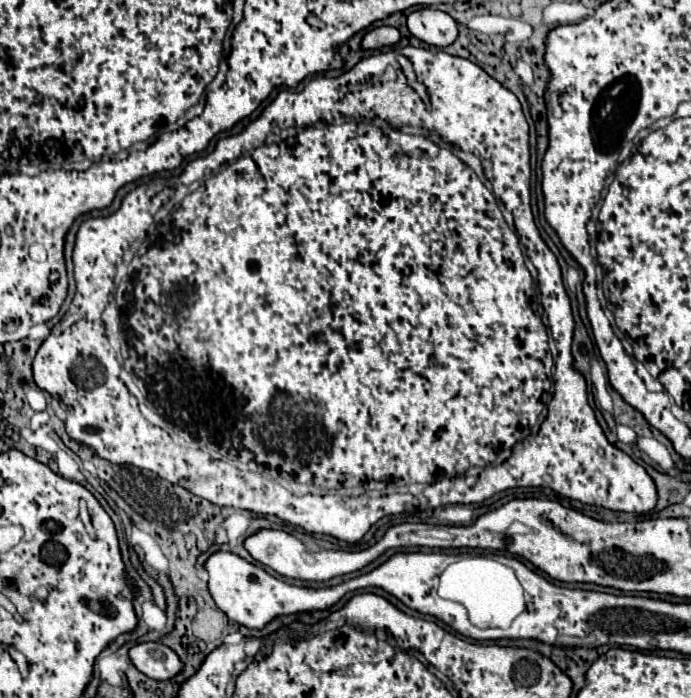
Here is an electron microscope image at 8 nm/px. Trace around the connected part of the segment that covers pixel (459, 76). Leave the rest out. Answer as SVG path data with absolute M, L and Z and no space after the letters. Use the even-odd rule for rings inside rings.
M407 46L407 48L401 48L401 50L391 50L391 52L377 52L377 54L371 54L371 56L367 56L367 58L363 58L363 60L361 60L361 62L359 62L359 64L357 64L357 66L353 66L353 68L351 68L351 70L349 70L349 72L345 72L345 74L341 74L341 76L339 76L339 78L315 78L315 80L311 80L311 82L309 82L309 84L307 84L307 86L305 86L305 88L303 88L303 90L301 90L301 92L289 92L289 90L281 90L281 92L279 92L279 94L277 94L277 98L275 98L275 100L273 100L273 102L271 102L271 104L269 104L269 106L267 106L267 108L265 108L265 112L263 112L263 114L261 114L261 116L259 116L259 118L257 118L257 120L253 120L253 122L251 122L251 124L249 124L249 126L247 126L247 128L245 128L245 130L243 130L243 132L241 132L241 134L237 134L237 136L231 136L231 138L221 138L221 140L219 140L219 142L217 142L217 146L215 146L215 150L213 150L213 152L211 152L211 154L209 154L209 156L205 156L205 158L197 158L197 160L193 160L193 162L191 162L191 164L187 164L187 170L185 170L185 172L183 172L183 174L181 174L181 184L175 184L175 178L173 178L173 180L165 180L165 188L163 188L163 190L161 190L161 192L159 192L159 196L163 196L163 208L159 208L159 206L161 206L161 202L159 202L159 198L157 198L157 196L149 196L149 194L147 194L147 186L139 186L139 188L135 188L135 190L133 190L133 192L129 192L129 194L127 194L127 196L125 196L125 198L123 198L123 204L121 204L121 208L119 208L119 210L117 210L117 212L115 212L115 214L111 214L111 216L107 216L107 218L89 218L89 220L85 220L85 222L83 222L83 224L81 224L81 228L79 228L79 232L77 232L77 242L75 242L75 252L73 252L73 264L75 264L75 282L77 282L77 294L75 294L75 298L73 298L73 302L71 302L71 306L69 306L69 310L67 310L67 312L65 312L65 316L63 316L63 318L61 318L61 320L59 320L59 322L57 322L57 324L55 324L55 328L53 328L53 330L51 330L51 334L49 334L49 336L47 336L47 338L45 338L45 342L43 342L43 344L41 344L41 348L39 348L39 350L37 350L37 356L35 356L35 360L33 360L33 376L35 376L35 384L37 384L37 386L39 386L39 388L41 388L41 390L45 390L45 392L49 392L49 394L51 394L51 396L53 396L53 398L57 398L57 400L59 400L59 402L61 402L61 404L63 404L63 406L65 406L65 412L67 412L67 420L65 420L65 426L67 426L67 434L69 434L69 436L71 436L71 438L73 438L73 440L79 440L79 442L83 442L83 444L87 444L87 446L89 446L89 448L93 448L93 450L95 450L95 452L97 452L97 454L99 454L99 456L101 456L101 458L105 458L105 460L109 460L109 462L115 462L115 464L133 464L133 466L137 466L137 468L141 468L141 470L151 470L151 472L155 472L155 474L159 474L159 476L161 476L161 478L165 478L165 480L169 480L169 482L173 482L173 484L179 484L179 486L183 486L183 488L187 488L187 490L189 490L189 492L193 492L193 494L195 494L195 496L199 496L199 498L205 498L205 500L209 500L209 502L213 502L213 504L217 504L217 506L233 506L233 508L243 508L243 510L253 510L253 512L257 512L257 514L275 514L275 516L279 516L279 518L281 518L281 520L287 520L287 522L291 522L291 524L295 524L295 526L301 526L301 528L305 528L305 530L307 530L307 532L313 532L313 534L329 534L329 536L333 536L333 538L339 538L339 540L345 540L345 542L357 542L357 540L361 540L361 538L363 538L363 534L365 534L365 532L367 532L367 530L369 530L369 526L371 526L371 524L375 524L375 522L377 522L377 520L379 520L379 518L381 518L381 516L387 516L387 514L399 514L399 512L403 512L403 510L409 510L409 508L411 508L411 506L413 506L413 496L411 496L411 494L383 494L383 490L385 490L385 488L387 488L387 486L389 486L389 484L393 484L393 486L405 486L405 484L415 484L415 482L421 482L421 484L429 484L429 486L427 486L427 490L423 490L423 494L425 494L425 498L427 498L427 504L429 504L429 508L437 508L437 506L443 506L443 504L475 504L475 502L483 502L483 500L487 500L487 498L491 498L491 496L493 496L493 494L495 494L495 492L501 492L501 490L507 490L507 488L513 488L513 486L530 486L530 487L541 487L541 488L551 488L551 490L555 490L555 492L557 492L557 494L561 494L561 496L565 496L565 498L571 498L571 500L579 500L579 502L583 502L583 504L591 504L591 506L603 506L603 508L609 508L609 510L621 510L621 512L635 512L635 514L641 514L641 512L649 512L649 510L653 510L653 508L655 508L655 502L657 502L657 490L655 490L655 484L653 484L653 480L651 480L651 476L649 476L649 474L647 474L647 472L645 472L645 468L643 468L643 466L639 466L639 464L637 464L637 462L635 462L635 460L631 460L631 458L629 458L629 456L627 456L627 454L625 454L625 452L621 452L621 450L619 450L619 448L617 448L617 447L615 447L615 446L611 446L611 444L609 444L609 442L607 442L607 438L605 438L605 434L603 434L603 430L601 430L601 426L599 426L599 424L597 424L597 420L595 420L595 412L593 412L593 410L591 410L591 406L589 406L589 404L587 404L587 390L585 390L585 378L583 378L583 376L581 376L581 374L579 374L579 372L575 372L575 370L573 370L573 368L571 368L571 362L573 362L573 360L571 360L571 338L573 338L573 328L575 328L575 324L573 324L573 314L571 314L571 304L569 304L569 298L567 298L567 294L565 294L565 288L563 288L563 280L561 280L561 270L559 270L559 264L557 264L557 258L555 258L555 254L553 254L553 252L551 252L551 250L549 250L549 248L547 248L547 244L545 244L545 242L543 242L543 240L541 240L541 236L539 236L539 232L537 232L537 228L535 228L535 222L533 222L533 214L531 214L531 206L529 206L529 200L531 200L531 198L529 198L529 176L531 176L531 168L529 168L529 126L527 126L527 122L525 122L525 116L523 116L523 112L521 112L521 104L519 104L519 100L517 100L517 98L515 98L515 94L511 94L511 92L509 92L509 90L507 90L507 88L503 88L503 86L501 86L501 84L499 84L499 82L497 82L497 80L493 80L493 78L491 78L491 76L487 76L487 74L485 74L485 72L483 72L483 70L481 70L481 68L479 68L479 66L477 66L477 64L473 64L473 62L469 62L469 60L465 60L465 58L457 58L457 56L451 56L451 54L445 54L445 52L431 52L431 50L427 50L427 48L413 48L413 46ZM403 54L409 54L409 60L411 60L411 64L413 64L413 70L415 70L415 76L417 76L417 80L419 80L419 82L421 82L421 84L423 84L423 86L425 86L425 88L427 88L427 94L429 94L429 100L431 100L431 108L429 108L429 110L427 110L427 106L425 106L425 104L423 104L423 100L421 100L421 98L419 98L419 96L417 96L417 92L415 92L415 90L413 90L413 88L409 88L409 86L407 86L407 82L405 82L405 76L403 76L403 74L401 74L401 68L399 68L399 66L395 66L395 56L403 56ZM407 126L421 126L421 128L423 128L423 130L425 130L425 132L435 132L435 134L437 134L437 136L439 136L439 138L441 138L441 140L443 140L443 142L447 142L447 144L451 144L451 146L453 146L453 148L459 148L459 150L465 150L465 152L473 152L473 154L475 154L475 156L479 156L479 158L481 158L481 162L483 162L483 168L485 168L485 178L487 178L487 182L489 182L489 184L491 184L491 190L493 190L493 192L491 192L491 190L489 190L489 188L487 188L487 186L485 186L485 184L483 184L483 182L481 182L481 180L479 180L479 176L477 176L477 174L475 174L475 172L473 172L473 170L471 170L471 168L465 168L465 164L463 164L463 162L461 162L461 160L457 160L457 158L455 158L455 156L453 156L453 154L451 154L451 148L447 148L447 146L443 146L443 144L441 144L441 146L437 146L437 144L435 144L435 142L431 142L431 140L423 140L423 138L421 138L421 136L413 136L413 134L405 134L405 132L403 132L403 128L407 128ZM495 198L497 198L497 200L499 200L499 202L503 202L503 204L505 204L505 208L507 208L507 210L509 210L509 212L511 212L511 214L513 214L513 218L515 218L515 232L517 232L517 236L519 236L519 238L517 238L517 236L515 236L515 232L513 232L513 230L509 230L509 228L507 228L507 224L505 224L505 220L503 220L503 214L501 214L501 210L499 210L499 206L497 206L497 200L495 200ZM153 214L155 214L155 224L151 224L151 232L147 232L147 236L145 236L145 226L147 226L147 222L151 222L151 220L153 220ZM143 236L145 236L145 244L135 244L135 250L137 250L137 256L135 256L135 260L133 260L133 262L131 262L131 264L129 264L129 272L127 272L127 274L129 274L129 276L131 276L131 284L129 284L129 278L127 278L127 284L125 284L125 288L119 288L119 286L117 286L117 284L115 284L115 270L117 270L117 266L119 266L119 264L121 264L121 262L123 262L123 258L121 258L121 256L125 256L125 252L127 252L127 250L131 250L131 252L135 252L135 250L133 250L133 246L131 246L131 244L133 244L133 242L135 242L135 240L139 240L139 238L143 238ZM519 242L521 242L521 244L523 244L523 246L525 246L525 250L527 250L527 256L529 256L529 259L526 259L526 260L525 260L525 262L523 262L523 252L521 252L521 246L519 246ZM529 271L530 271L530 272L531 272L531 274L532 274L532 276L533 276L533 277L536 277L536 276L537 276L537 288L539 288L539 295L540 295L540 300L541 300L541 305L542 305L542 307L543 307L543 309L544 309L544 312L545 312L545 314L547 314L547 320L549 320L549 330L551 330L551 336L553 336L553 340L552 340L552 339L550 339L550 340L549 340L549 341L548 341L548 345L549 345L549 346L547 346L547 328L545 328L545 324L543 324L543 322L541 322L541 318L539 318L539 316L537 316L537 312L535 312L535 308L537 308L537 290L535 290L535 282L533 282L533 278L531 278L531 274L529 274ZM161 282L169 282L169 284L175 284L175 286L171 286L171 288L173 288L173 290L171 290L171 288L161 288ZM111 298L115 298L115 302L117 302L117 304L119 304L119 312L121 312L121 320L123 320L123 324L125 324L125 336L123 336L123 340L125 340L125 346L127 346L127 352L123 352L123 358L125 358L125 364L127 364L127 368L129 368L129 370L131 370L131 374L133 374L133 378L135 378L135 380L137 380L137 382L139 382L139 386L141 386L141 392L143 392L143 398L145 398L145 404L147 404L147 406L149 406L149 408L151 408L151 410L153 410L153 412L155 412L155 414L157 414L157 412L159 412L159 414L161 414L161 418L163 418L163 420L165 420L165 422L167 422L167 428L157 428L157 426L153 426L153 424L149 424L149 422L147 422L147 420L145 420L145 418L143 418L143 414L141 414L141 412L139 412L139 408L137 408L137 404L135 404L135 396L133 396L133 394L131 394L131 392L129 392L129 390L127 390L127 388L125 388L125 384L123 384L123 382L121 382L121 380L119 380L119 362L117 362L117 358L115 358L115 352L113 352L113 348L111 348L111 346L109 346L109 342L107 342L107 336L105 336L105 328L103 328L103 322L101 322L101 312L103 312L103 308L105 308L105 306L107 306L107 304L109 304L109 300L111 300ZM549 350L550 350L550 352L551 352L551 354L552 354L552 356L553 356L553 358L555 358L555 357L556 357L556 356L557 356L557 355L558 355L558 353L559 353L559 356L557 356L557 357L556 357L556 359L555 359L555 360L554 360L554 364L555 364L555 371L554 371L554 374L553 374L553 377L552 377L552 379L553 379L553 398L551 398L551 402L550 402L550 403L549 403L549 404L548 404L548 406L547 406L547 418L545 418L545 420L543 420L543 419L542 419L542 418L540 418L540 419L539 419L539 426L540 426L540 425L541 425L541 428L539 428L539 430L537 430L537 434L531 434L531 428L533 428L533 426L535 426L535 422L537 422L537 416L539 416L539 414L541 414L541 410L543 410L543 408L545 408L545 402L547 402L547 392L549 392L549 390L551 390L551 372L553 372L553 358L551 358L551 354L549 354ZM183 386L185 386L185 388L189 388L189 390L187 390L187 394L189 394L189 398L191 398L191 396L195 396L195 394L199 394L199 398L197 398L197 400L183 400ZM205 392L209 392L209 400L207 400L207 404L205 404L205 402L203 402L203 398L205 398ZM503 444L505 444L505 446L509 446L509 448L511 448L511 456L509 456L509 458L507 458L507 460L505 460L505 462L503 462L503 464L499 464L499 466L489 466L489 464L491 464L491 462L493 462L493 460L495 460L495 456L497 456L497 452L499 452L499 450L501 450L501 448L503 448ZM357 486L363 486L363 488L367 488L367 490L375 490L375 492L373 492L373 494L375 494L375 496L367 496L367 494L361 494L361 496L353 496L353 494L343 494L343 490L347 490L347 488L357 488Z

